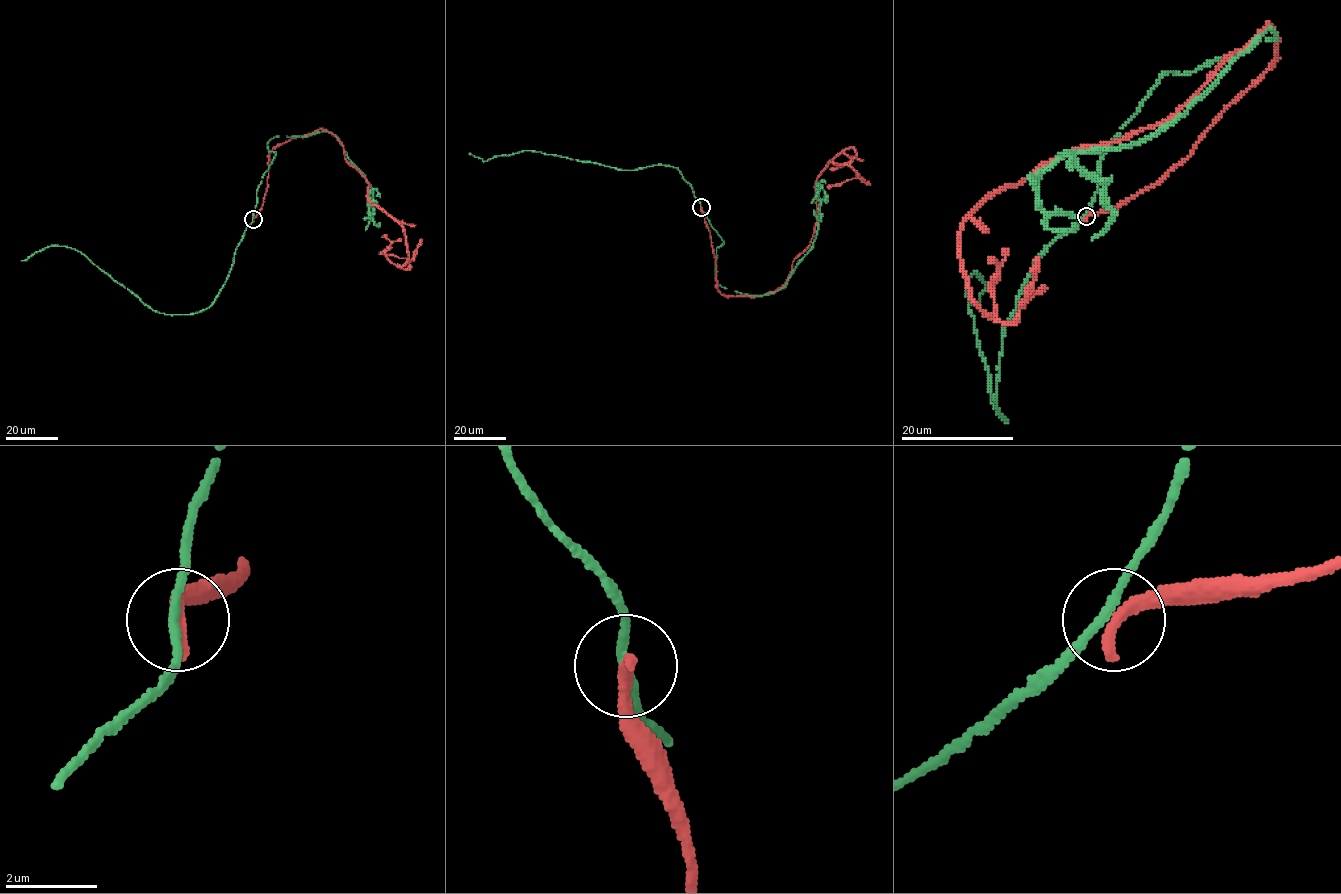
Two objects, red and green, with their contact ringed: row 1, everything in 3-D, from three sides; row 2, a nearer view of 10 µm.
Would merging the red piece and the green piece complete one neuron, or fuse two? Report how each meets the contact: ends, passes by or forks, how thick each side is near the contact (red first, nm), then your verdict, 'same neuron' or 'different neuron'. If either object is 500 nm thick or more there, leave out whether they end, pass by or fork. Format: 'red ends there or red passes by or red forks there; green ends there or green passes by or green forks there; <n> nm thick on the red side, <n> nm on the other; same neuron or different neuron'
red ends there; green passes by; 340 nm thick on the red side, 170 nm on the other; different neuron

